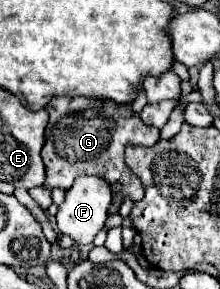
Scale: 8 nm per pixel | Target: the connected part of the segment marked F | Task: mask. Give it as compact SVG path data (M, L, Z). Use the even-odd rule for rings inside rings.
M77 177L71 189L65 193L65 201L57 211L57 227L63 235L75 239L77 245L87 245L101 231L107 221L107 207L111 205L111 187L101 177Z

